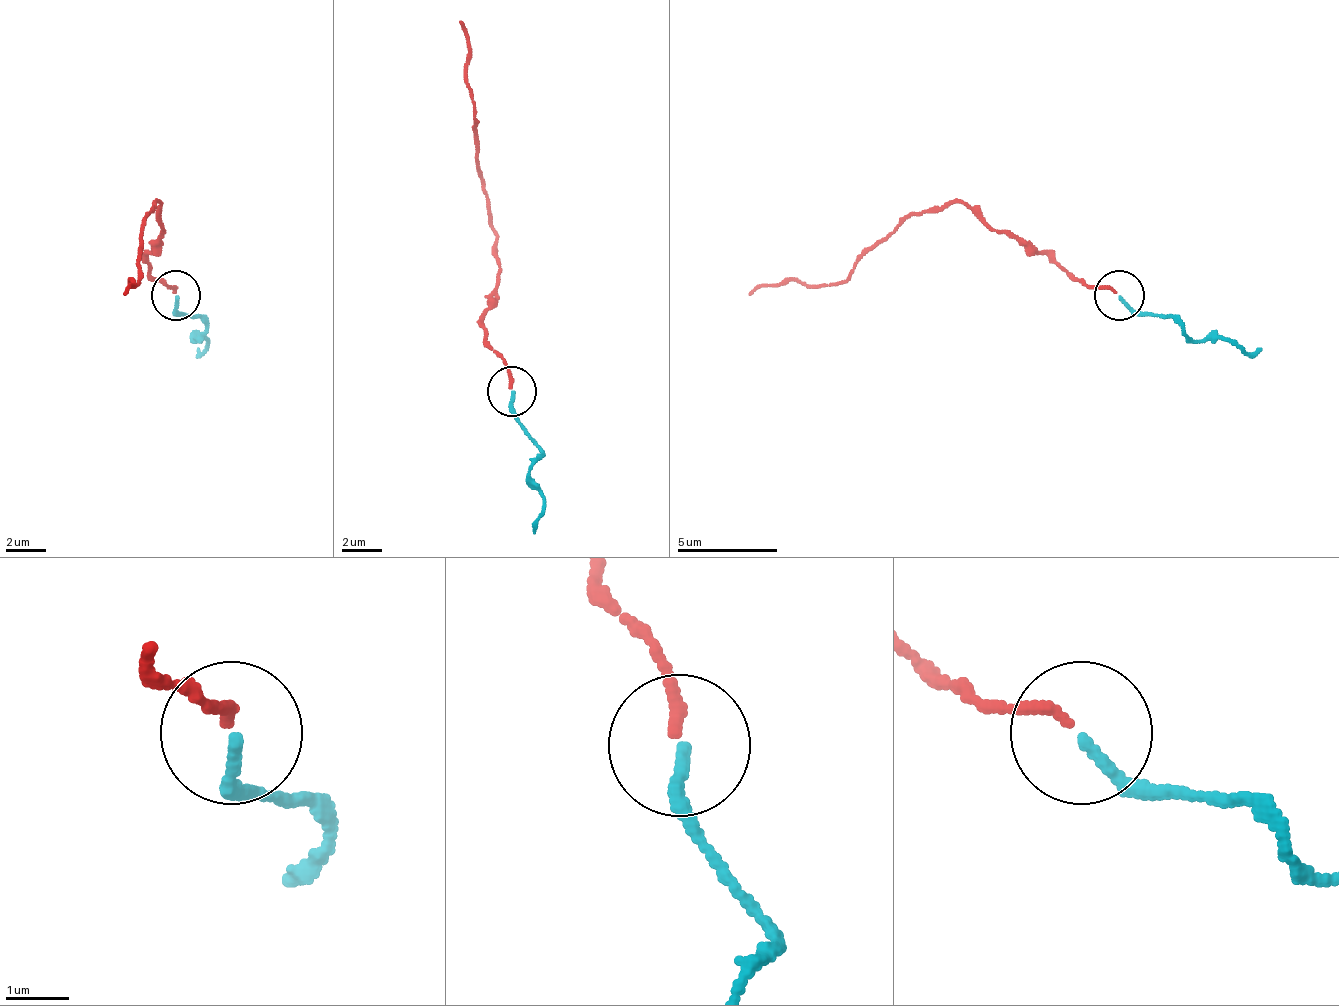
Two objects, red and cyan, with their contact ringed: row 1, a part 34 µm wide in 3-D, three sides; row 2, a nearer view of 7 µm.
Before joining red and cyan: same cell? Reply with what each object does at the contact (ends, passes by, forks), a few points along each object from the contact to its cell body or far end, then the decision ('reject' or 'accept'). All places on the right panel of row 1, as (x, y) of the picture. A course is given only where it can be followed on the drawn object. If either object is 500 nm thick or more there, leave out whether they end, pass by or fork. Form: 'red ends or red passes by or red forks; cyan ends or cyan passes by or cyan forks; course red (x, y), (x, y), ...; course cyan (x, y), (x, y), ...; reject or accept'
red ends; cyan ends; course red (1115, 294), (1085, 289), (1050, 259), (971, 209), (946, 204), (911, 214), (836, 284), (781, 279), (751, 294); course cyan (1120, 294), (1140, 309), (1200, 339), (1225, 339), (1250, 354), (1260, 349); accept

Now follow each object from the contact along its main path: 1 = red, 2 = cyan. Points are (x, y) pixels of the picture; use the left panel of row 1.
1: (177, 294), (147, 259), (162, 239), (157, 204), (147, 214), (137, 284), (132, 279), (122, 294)
2: (177, 294), (177, 309), (207, 329), (192, 339), (207, 339), (202, 354), (197, 349)

